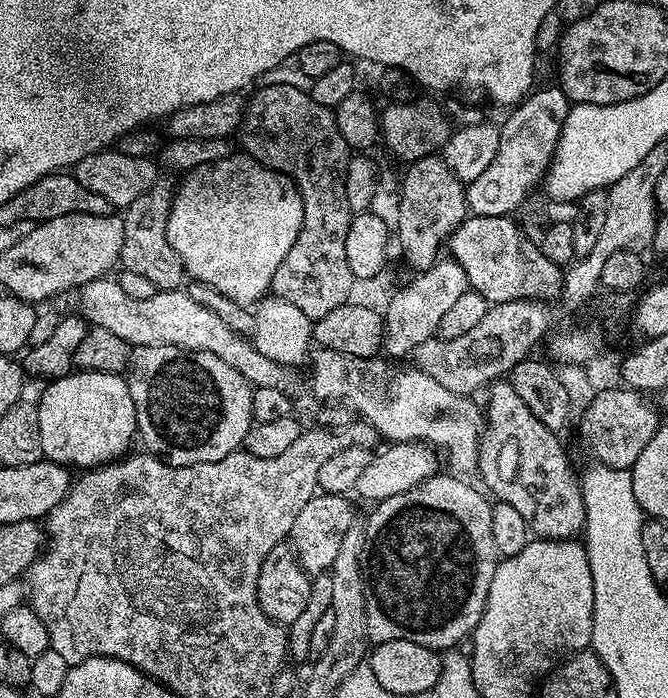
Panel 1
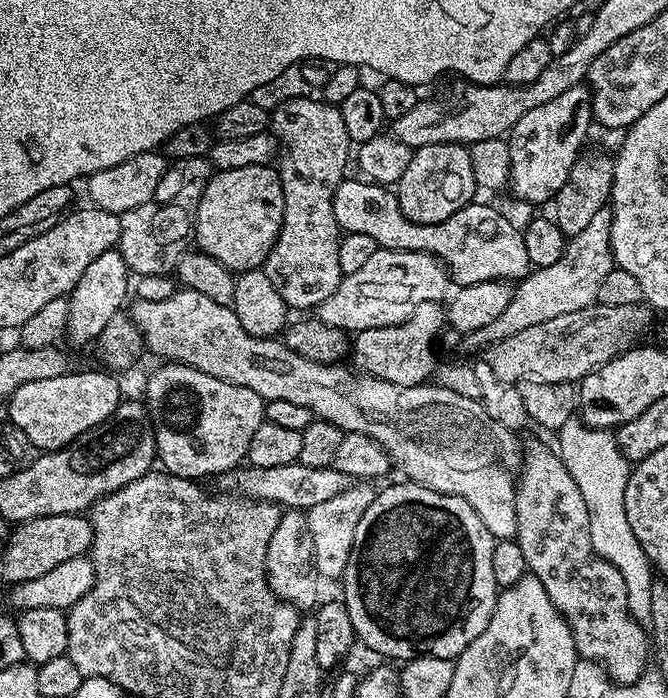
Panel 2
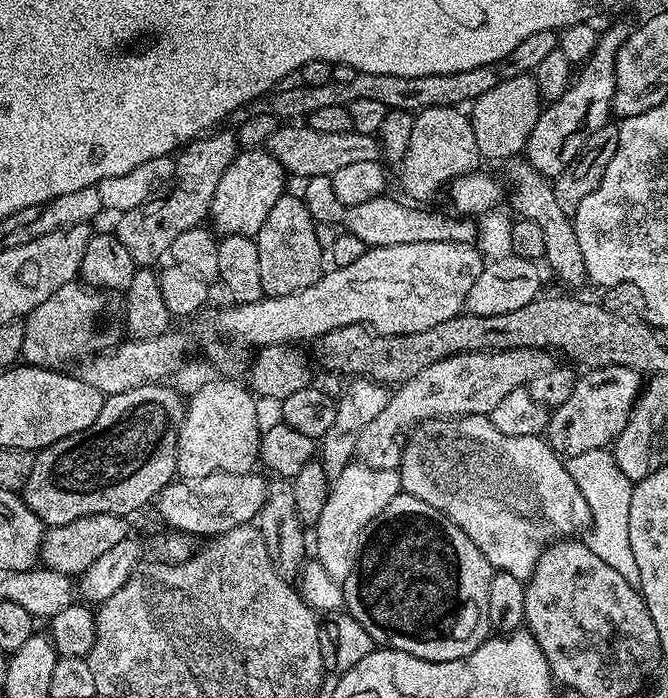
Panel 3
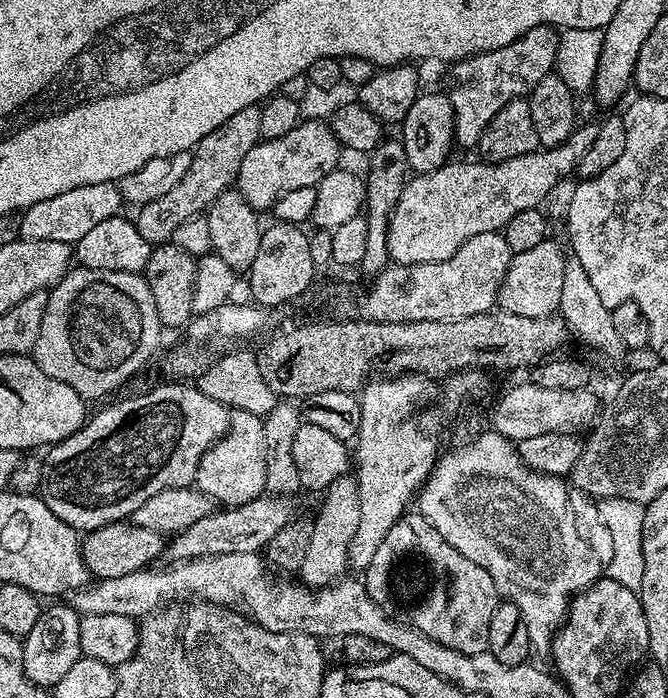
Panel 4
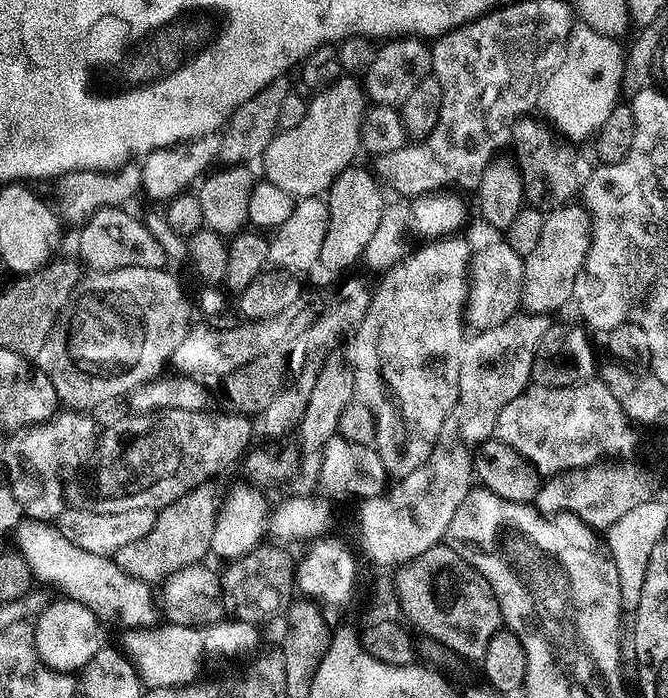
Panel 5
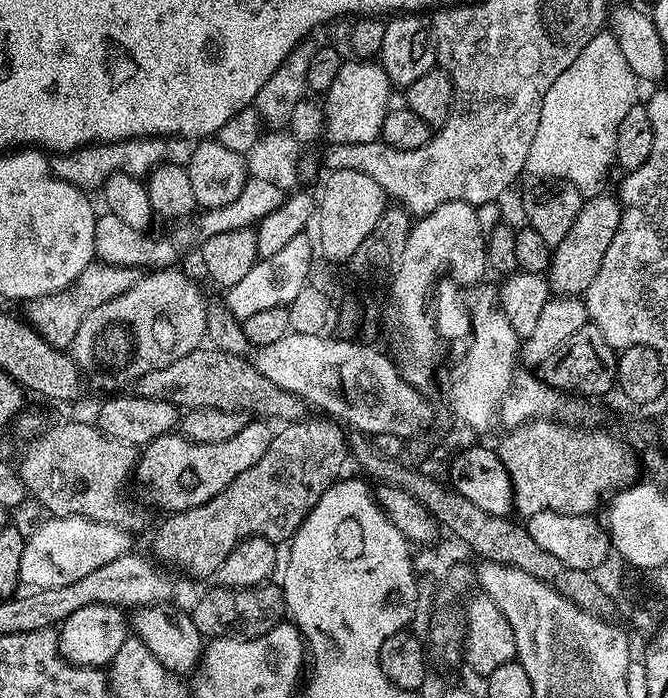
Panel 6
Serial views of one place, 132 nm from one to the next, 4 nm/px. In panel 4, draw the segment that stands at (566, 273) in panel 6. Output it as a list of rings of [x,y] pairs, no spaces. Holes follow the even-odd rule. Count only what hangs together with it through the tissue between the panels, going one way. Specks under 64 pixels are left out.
[[[545,238],[534,246],[534,250],[517,252],[513,255],[506,276],[502,278],[500,292],[496,302],[501,312],[522,314],[522,318],[542,318],[551,316],[560,307],[562,298],[562,278],[566,272],[566,252],[552,241]]]

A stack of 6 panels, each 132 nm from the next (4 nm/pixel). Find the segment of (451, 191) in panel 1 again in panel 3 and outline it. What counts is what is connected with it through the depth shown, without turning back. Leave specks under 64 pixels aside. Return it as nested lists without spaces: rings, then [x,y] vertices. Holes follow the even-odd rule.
[[[459,107],[423,108],[414,115],[409,148],[404,160],[398,164],[400,184],[405,192],[403,195],[412,202],[428,202],[424,200],[438,195],[440,191],[443,193],[456,179],[477,171],[481,164],[474,126],[467,111]]]

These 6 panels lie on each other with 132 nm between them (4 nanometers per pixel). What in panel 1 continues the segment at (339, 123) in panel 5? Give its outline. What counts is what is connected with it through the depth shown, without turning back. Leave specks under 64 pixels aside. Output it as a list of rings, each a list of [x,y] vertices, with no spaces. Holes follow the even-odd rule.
[[[233,154],[222,158],[222,162],[198,166],[181,180],[184,181],[181,184],[179,181],[172,197],[166,234],[185,273],[192,280],[214,286],[214,290],[226,294],[233,302],[245,306],[259,304],[269,295],[274,273],[282,266],[282,258],[286,258],[290,246],[294,246],[294,238],[298,238],[298,230],[302,227],[302,198],[296,183],[247,154]]]

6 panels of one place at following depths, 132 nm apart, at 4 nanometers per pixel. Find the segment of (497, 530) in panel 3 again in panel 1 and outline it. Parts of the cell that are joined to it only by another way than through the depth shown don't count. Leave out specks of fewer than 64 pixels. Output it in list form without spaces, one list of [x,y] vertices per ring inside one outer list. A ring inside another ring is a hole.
[[[101,278],[84,284],[78,289],[80,296],[79,315],[83,316],[93,328],[111,330],[129,346],[178,346],[195,352],[214,354],[234,366],[242,378],[255,387],[281,387],[284,384],[286,369],[274,358],[258,354],[247,335],[230,330],[214,310],[198,306],[184,290],[157,290],[154,298],[130,298],[122,290],[119,279]],[[320,348],[310,356],[312,364],[312,392],[320,402],[335,402],[350,409],[363,423],[376,430],[377,437],[385,441],[406,443],[421,441],[435,446],[448,455],[453,473],[468,474],[476,468],[480,434],[486,424],[486,416],[475,404],[475,399],[446,390],[442,382],[430,378],[430,374],[409,366],[405,372],[395,372],[387,359],[354,358],[338,354],[329,348]]]

